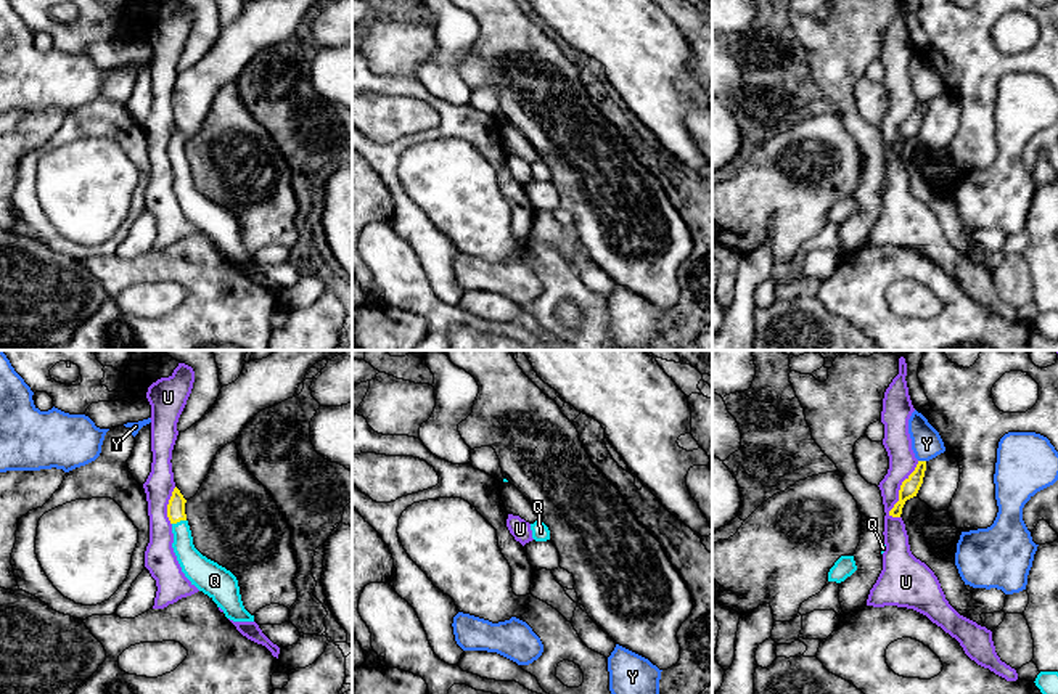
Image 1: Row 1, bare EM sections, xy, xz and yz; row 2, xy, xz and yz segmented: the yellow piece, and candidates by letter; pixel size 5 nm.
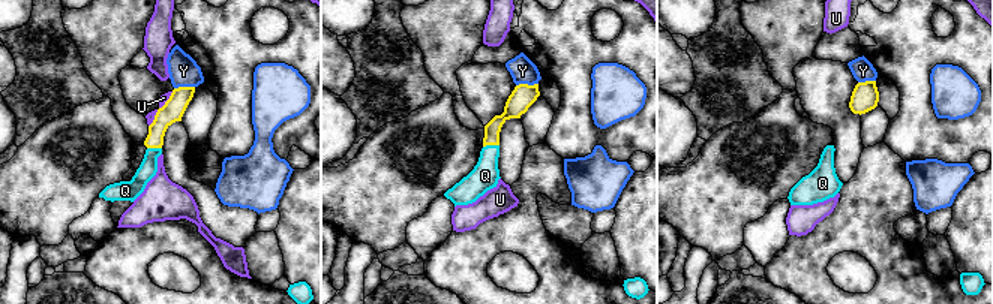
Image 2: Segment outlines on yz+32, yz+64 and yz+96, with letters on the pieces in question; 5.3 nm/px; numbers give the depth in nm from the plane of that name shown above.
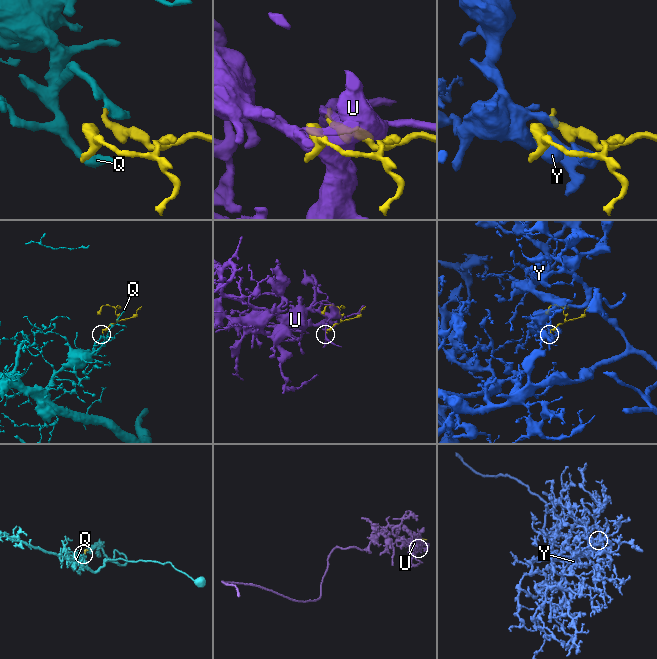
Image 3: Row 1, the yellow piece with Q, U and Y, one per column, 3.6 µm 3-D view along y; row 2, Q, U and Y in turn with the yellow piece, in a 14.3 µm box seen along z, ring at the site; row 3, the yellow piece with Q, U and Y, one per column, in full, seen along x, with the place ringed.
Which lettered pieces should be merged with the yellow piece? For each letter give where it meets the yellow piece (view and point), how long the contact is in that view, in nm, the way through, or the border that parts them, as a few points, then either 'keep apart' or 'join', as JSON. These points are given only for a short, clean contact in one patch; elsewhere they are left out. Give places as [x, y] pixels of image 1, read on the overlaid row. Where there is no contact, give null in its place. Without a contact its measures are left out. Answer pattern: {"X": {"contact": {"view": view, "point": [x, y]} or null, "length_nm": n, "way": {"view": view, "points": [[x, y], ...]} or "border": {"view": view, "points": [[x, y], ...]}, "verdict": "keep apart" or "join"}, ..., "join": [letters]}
{"Q": {"contact": {"view": "xy", "point": [179, 521]}, "length_nm": 80, "way": {"view": "xy", "points": [[176, 510], [179, 521], [184, 550], [196, 567]]}, "verdict": "join"}, "U": {"contact": {"view": "yz", "point": [899, 490]}, "length_nm": 320, "verdict": "keep apart"}, "Y": {"contact": {"view": "yz", "point": [922, 461]}, "length_nm": 40, "verdict": "keep apart"}, "join": ["Q"]}

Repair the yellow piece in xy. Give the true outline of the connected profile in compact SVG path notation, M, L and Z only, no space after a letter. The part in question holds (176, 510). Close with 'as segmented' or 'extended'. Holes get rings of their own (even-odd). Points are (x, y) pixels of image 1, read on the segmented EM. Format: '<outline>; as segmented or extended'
M175 487L167 504L167 517L174 533L172 548L182 572L191 585L207 594L223 610L227 618L233 622L254 622L254 615L243 606L236 577L195 548L185 503L187 500Z; extended

